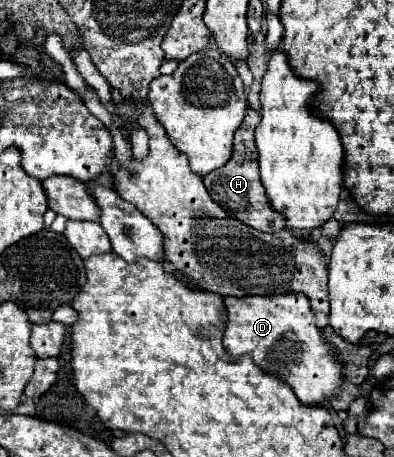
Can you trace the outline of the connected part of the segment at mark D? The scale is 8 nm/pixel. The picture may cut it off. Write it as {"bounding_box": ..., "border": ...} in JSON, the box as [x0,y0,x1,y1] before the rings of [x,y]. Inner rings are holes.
{"bounding_box":[223,293,345,407],"border":[[[289,293],[289,295],[267,295],[267,297],[227,297],[225,307],[227,307],[227,329],[223,333],[223,345],[229,355],[233,357],[249,355],[257,363],[257,367],[261,367],[265,373],[271,373],[281,381],[289,383],[297,399],[307,407],[323,405],[343,389],[345,383],[343,363],[337,361],[337,353],[333,345],[323,337],[321,329],[315,325],[315,315],[305,295]]]}

